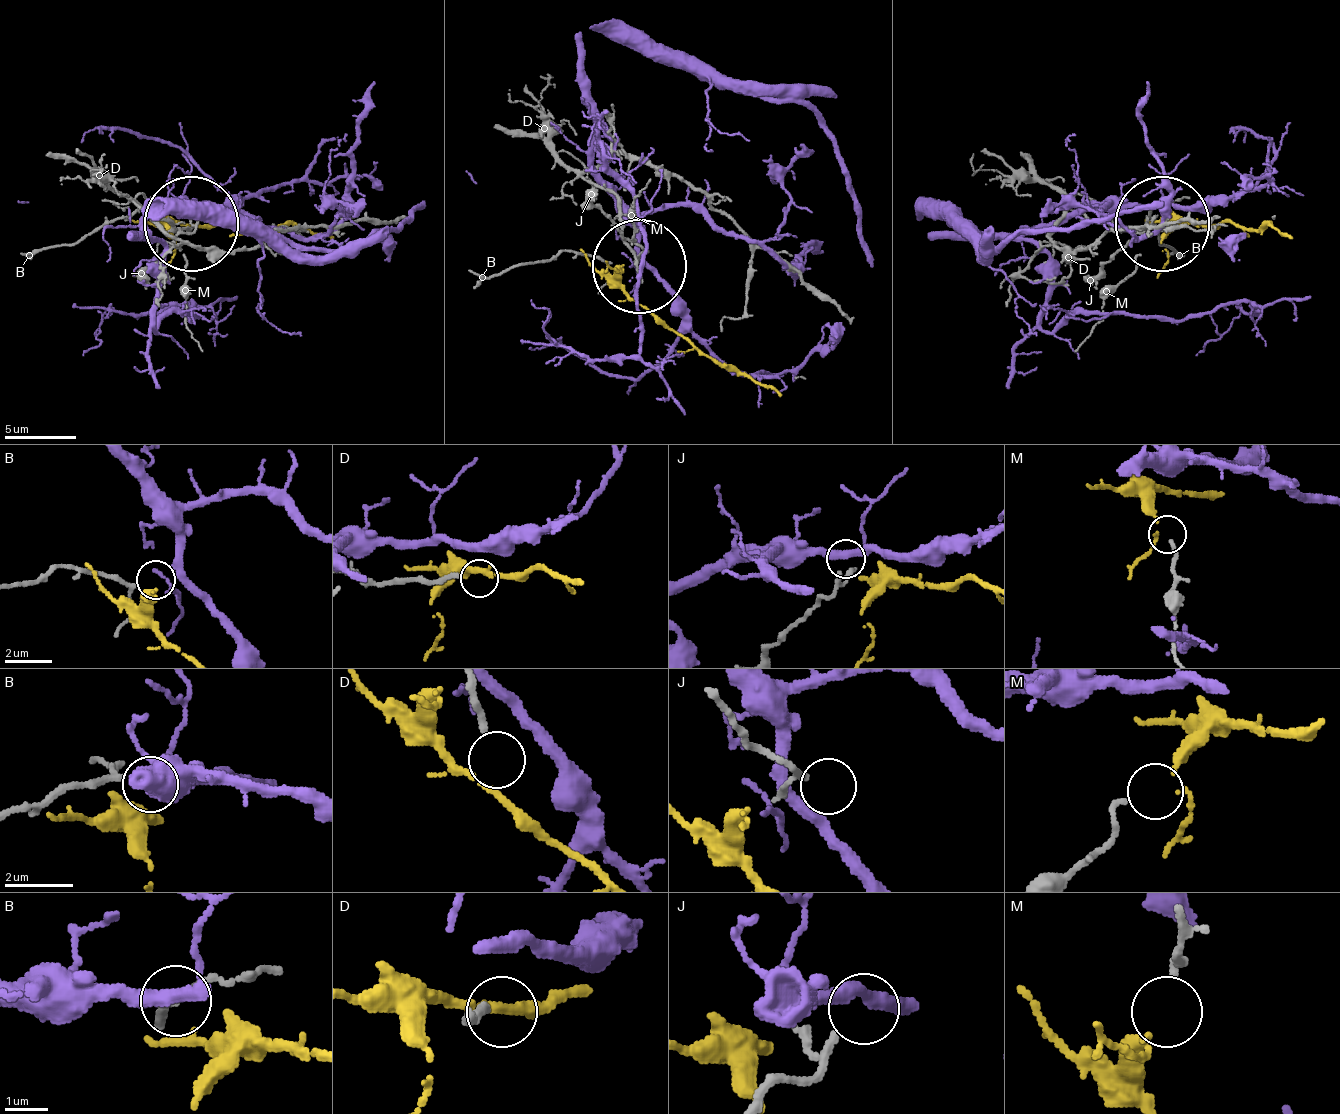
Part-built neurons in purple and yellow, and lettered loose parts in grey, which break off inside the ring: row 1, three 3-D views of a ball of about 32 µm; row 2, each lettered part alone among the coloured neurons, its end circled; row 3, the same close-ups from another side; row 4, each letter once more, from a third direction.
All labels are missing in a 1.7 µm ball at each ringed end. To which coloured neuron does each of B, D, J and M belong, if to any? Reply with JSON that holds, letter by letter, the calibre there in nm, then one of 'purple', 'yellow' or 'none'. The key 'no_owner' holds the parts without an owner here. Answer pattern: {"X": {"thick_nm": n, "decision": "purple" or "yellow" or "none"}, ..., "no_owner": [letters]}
{"B": {"thick_nm": 140, "decision": "purple"}, "D": {"thick_nm": 200, "decision": "none"}, "J": {"thick_nm": 120, "decision": "none"}, "M": {"thick_nm": 150, "decision": "yellow"}, "no_owner": ["D", "J"]}

